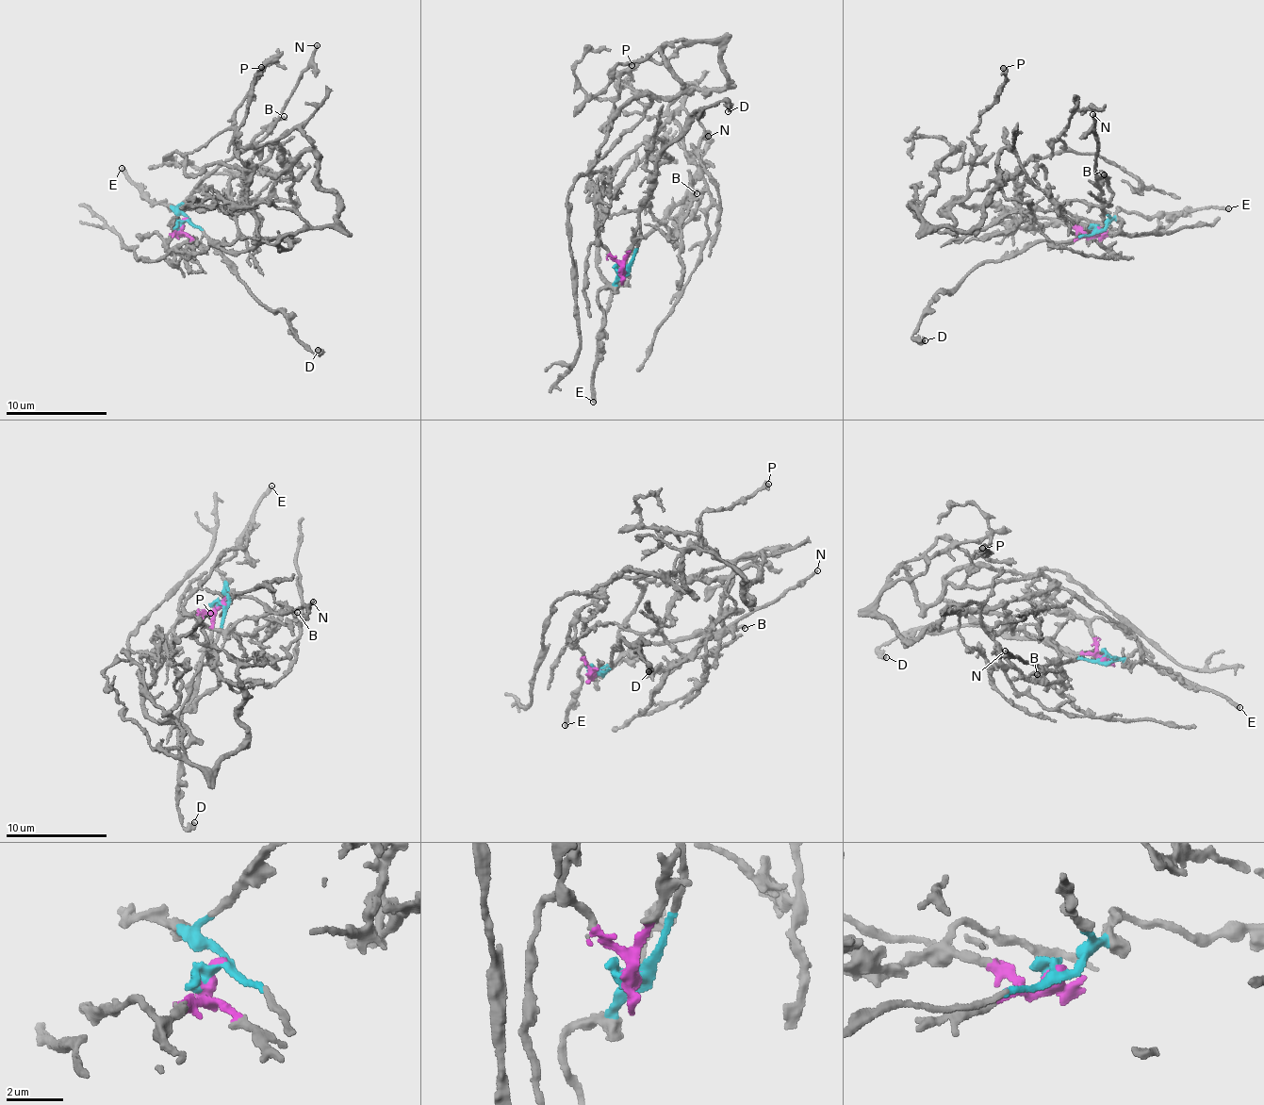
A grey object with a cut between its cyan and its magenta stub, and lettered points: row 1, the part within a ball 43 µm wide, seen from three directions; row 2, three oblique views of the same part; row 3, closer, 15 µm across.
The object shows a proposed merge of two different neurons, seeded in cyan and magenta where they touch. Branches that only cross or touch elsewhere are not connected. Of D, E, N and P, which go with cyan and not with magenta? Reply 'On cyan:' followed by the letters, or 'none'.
On cyan: D, E, N

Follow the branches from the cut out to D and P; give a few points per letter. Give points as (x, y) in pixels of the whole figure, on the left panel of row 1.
D: (183, 224), (202, 231), (215, 252), (264, 305), (281, 312), (291, 330), (315, 354), (318, 349)
P: (183, 224), (166, 246), (170, 264), (173, 217), (191, 206), (246, 209), (252, 167), (233, 136), (262, 66)

